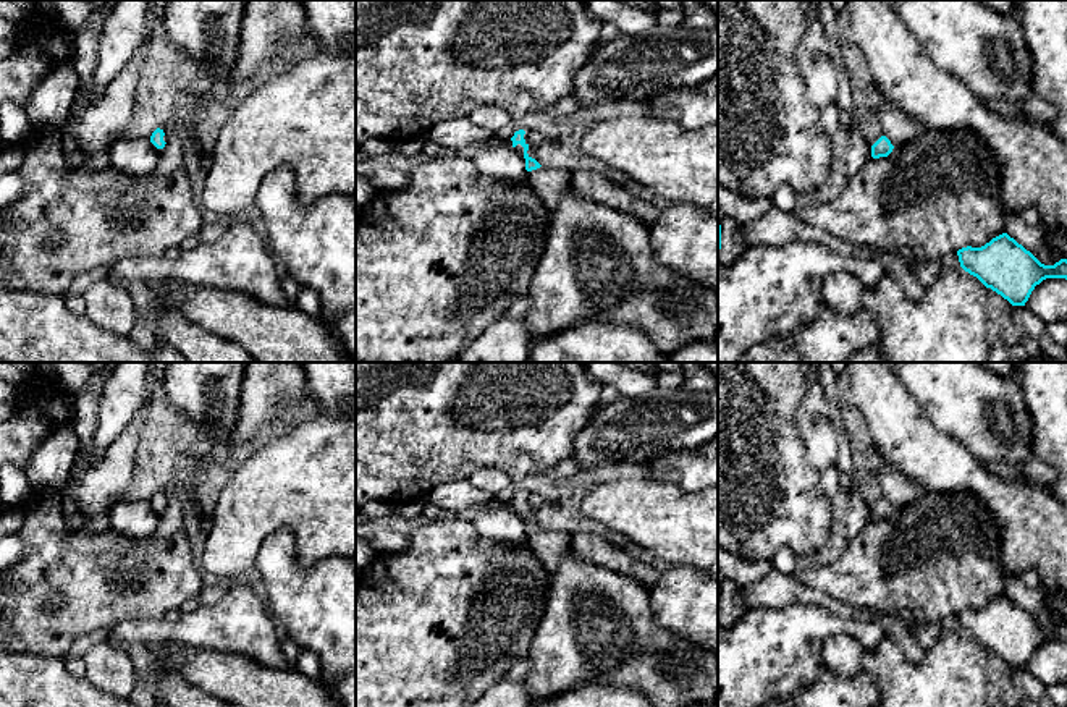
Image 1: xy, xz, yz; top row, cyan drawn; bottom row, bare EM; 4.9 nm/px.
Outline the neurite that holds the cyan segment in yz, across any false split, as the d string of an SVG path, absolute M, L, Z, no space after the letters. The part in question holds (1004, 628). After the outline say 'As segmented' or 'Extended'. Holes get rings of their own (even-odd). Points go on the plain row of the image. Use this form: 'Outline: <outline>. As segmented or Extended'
Outline: M1007 595L981 610L962 610L957 618L965 634L1012 668L1025 668L1035 649L1046 641L1067 642L1067 621L1044 628Z. As segmented

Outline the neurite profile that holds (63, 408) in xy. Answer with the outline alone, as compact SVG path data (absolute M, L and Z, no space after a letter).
M58 395L53 398L50 406L50 416L57 422L70 422L76 414L76 400L74 395Z

